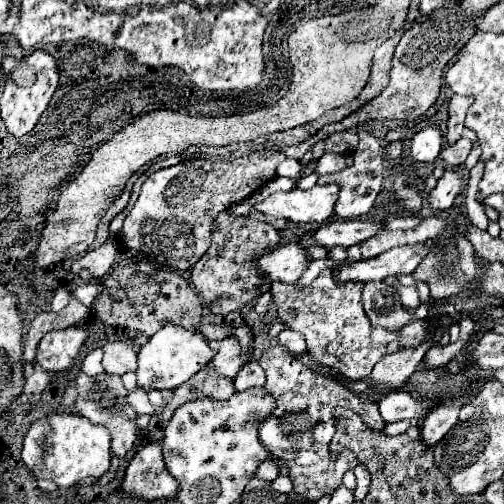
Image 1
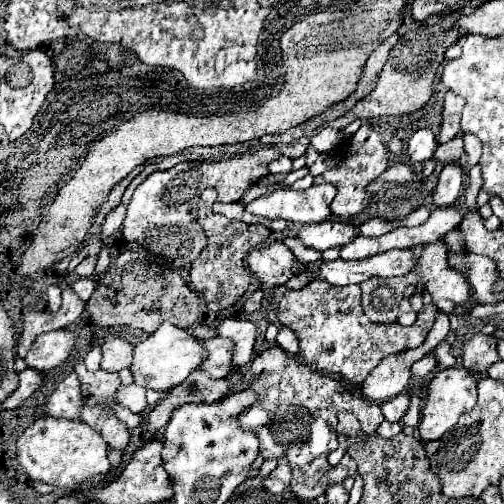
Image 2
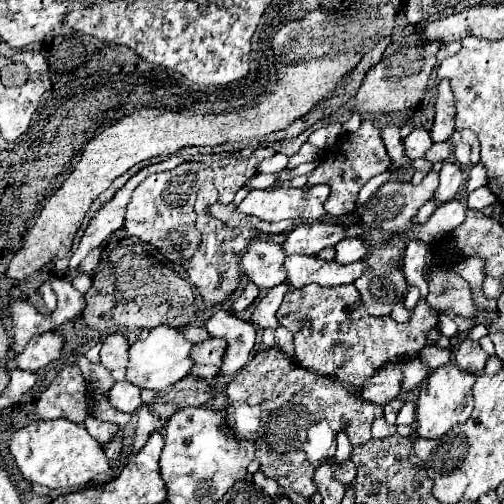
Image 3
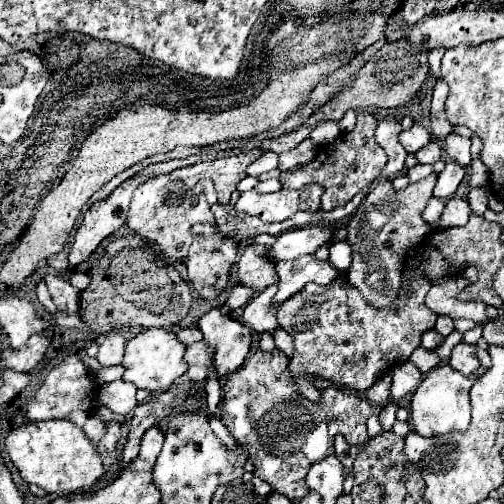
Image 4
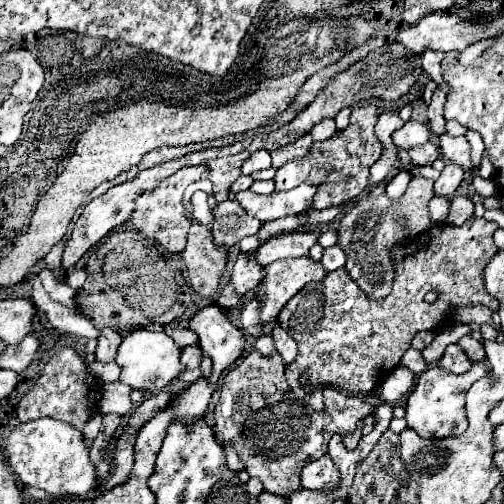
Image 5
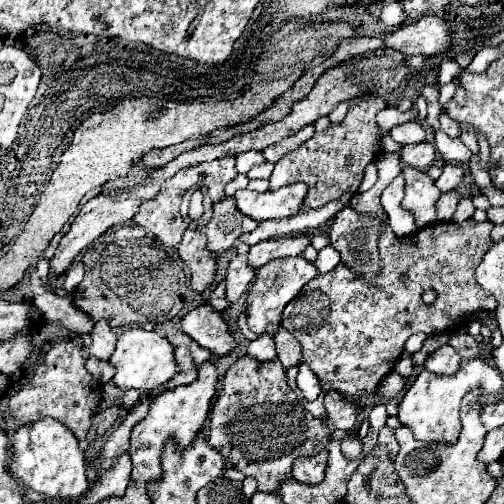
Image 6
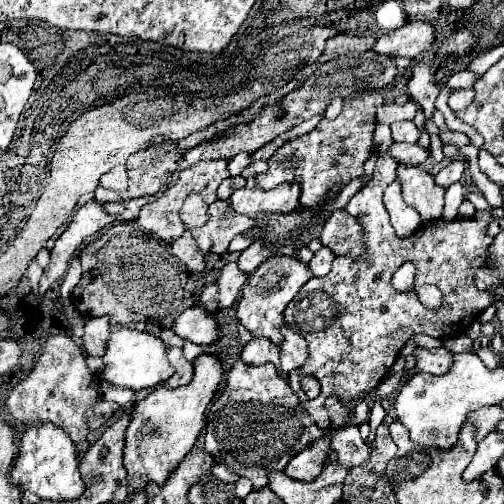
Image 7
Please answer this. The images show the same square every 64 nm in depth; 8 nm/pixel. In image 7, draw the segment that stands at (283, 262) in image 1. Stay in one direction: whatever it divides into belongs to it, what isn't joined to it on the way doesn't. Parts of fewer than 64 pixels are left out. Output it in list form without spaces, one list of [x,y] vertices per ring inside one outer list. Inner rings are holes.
[[[228,262],[220,270],[220,276],[216,280],[216,284],[218,284],[218,308],[228,308],[234,304],[234,300],[238,298],[240,288],[246,282],[246,278],[248,278],[248,274],[240,272],[236,268],[236,262]]]

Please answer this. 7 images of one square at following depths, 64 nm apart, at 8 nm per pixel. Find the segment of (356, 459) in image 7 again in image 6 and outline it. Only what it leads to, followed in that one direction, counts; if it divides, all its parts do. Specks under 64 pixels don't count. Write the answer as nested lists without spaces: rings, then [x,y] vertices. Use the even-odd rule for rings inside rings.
[[[354,430],[348,432],[348,436],[340,440],[340,448],[342,448],[342,454],[348,460],[354,460],[354,458],[360,458],[362,456],[362,440],[356,436]]]

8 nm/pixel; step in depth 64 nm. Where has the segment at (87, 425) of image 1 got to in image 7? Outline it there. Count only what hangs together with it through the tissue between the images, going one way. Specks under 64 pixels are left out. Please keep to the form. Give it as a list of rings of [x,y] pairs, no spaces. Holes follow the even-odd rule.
[[[54,424],[30,426],[22,434],[22,444],[18,450],[18,458],[10,472],[10,480],[24,490],[38,494],[44,500],[76,500],[84,492],[82,478],[78,474],[78,452],[74,442],[64,434],[62,428]]]

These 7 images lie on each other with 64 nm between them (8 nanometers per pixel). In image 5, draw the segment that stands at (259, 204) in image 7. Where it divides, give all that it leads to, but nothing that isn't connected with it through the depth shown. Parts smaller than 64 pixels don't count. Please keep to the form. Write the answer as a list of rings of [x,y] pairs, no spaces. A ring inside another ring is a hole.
[[[300,184],[298,188],[292,190],[282,190],[282,192],[274,190],[268,196],[244,190],[236,194],[236,200],[246,210],[246,214],[258,218],[260,222],[268,222],[304,212],[306,208],[310,208],[314,192],[316,188],[312,188],[310,184]]]

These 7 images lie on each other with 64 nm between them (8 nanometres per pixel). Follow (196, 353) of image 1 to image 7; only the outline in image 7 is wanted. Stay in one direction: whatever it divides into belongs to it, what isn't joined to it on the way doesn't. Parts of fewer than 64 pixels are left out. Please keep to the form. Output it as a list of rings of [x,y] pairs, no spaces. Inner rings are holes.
[[[122,328],[122,330],[112,332],[106,344],[102,362],[104,362],[104,368],[100,372],[100,378],[122,388],[132,388],[132,390],[154,388],[172,376],[172,366],[166,358],[166,348],[162,340],[134,328]]]

